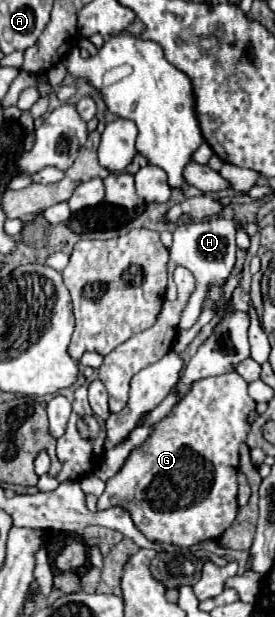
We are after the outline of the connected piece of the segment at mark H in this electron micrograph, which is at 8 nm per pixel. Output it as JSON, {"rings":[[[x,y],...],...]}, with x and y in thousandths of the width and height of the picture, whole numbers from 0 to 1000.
{"rings":[[[782,350],[767,357],[738,357],[738,360],[695,360],[695,363],[658,363],[644,366],[644,373],[629,376],[629,399],[622,399],[622,418],[615,418],[615,464],[607,464],[607,486],[636,486],[636,457],[629,457],[629,441],[644,431],[680,434],[702,451],[709,451],[709,470],[687,480],[673,499],[665,499],[665,512],[651,519],[651,532],[695,532],[709,525],[709,519],[731,509],[731,493],[738,493],[738,480],[753,473],[753,467],[767,460],[818,460],[825,447],[847,438],[855,428],[855,360],[840,353],[818,350]]]}

